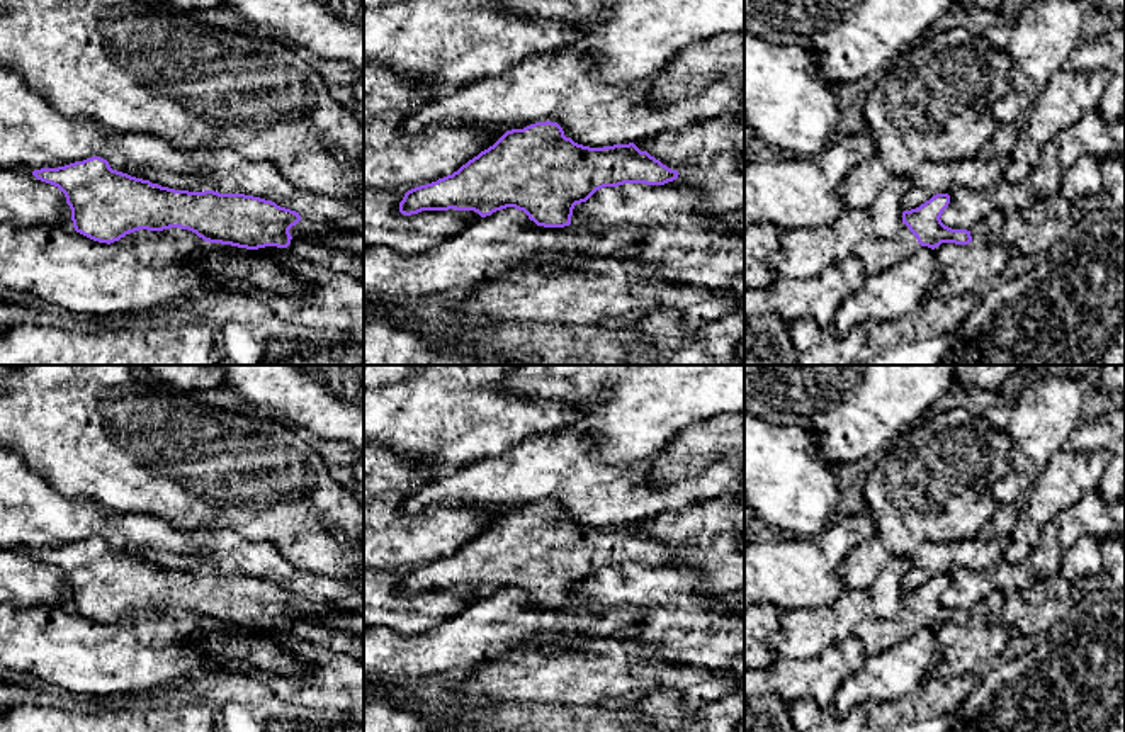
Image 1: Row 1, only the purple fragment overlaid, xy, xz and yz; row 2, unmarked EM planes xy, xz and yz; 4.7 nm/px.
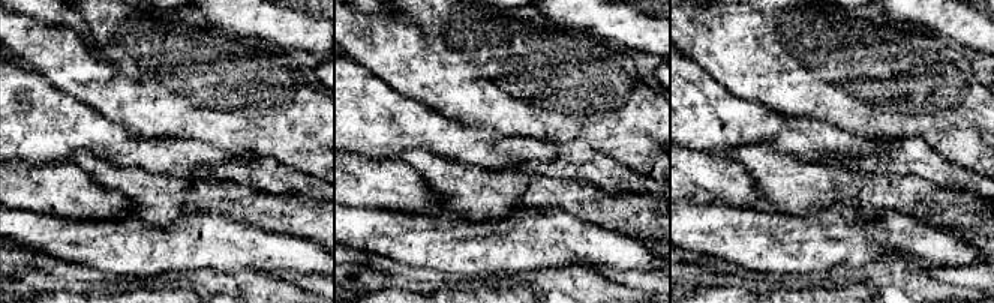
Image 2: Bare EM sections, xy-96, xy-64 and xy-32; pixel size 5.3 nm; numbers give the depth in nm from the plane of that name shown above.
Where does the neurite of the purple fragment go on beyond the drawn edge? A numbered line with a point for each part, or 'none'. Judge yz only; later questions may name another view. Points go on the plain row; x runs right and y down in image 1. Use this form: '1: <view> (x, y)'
1: yz (877, 636)

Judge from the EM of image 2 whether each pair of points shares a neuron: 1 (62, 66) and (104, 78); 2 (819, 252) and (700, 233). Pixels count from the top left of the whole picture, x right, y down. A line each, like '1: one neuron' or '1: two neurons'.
1: one neuron
2: one neuron

